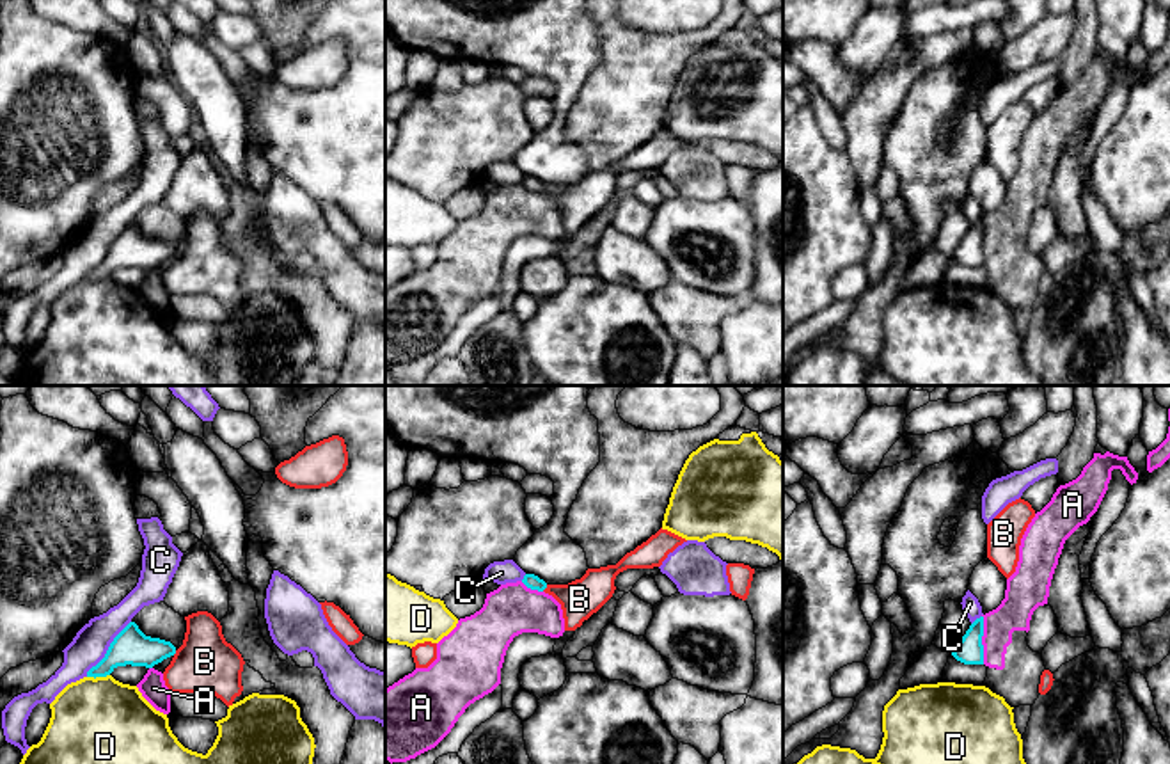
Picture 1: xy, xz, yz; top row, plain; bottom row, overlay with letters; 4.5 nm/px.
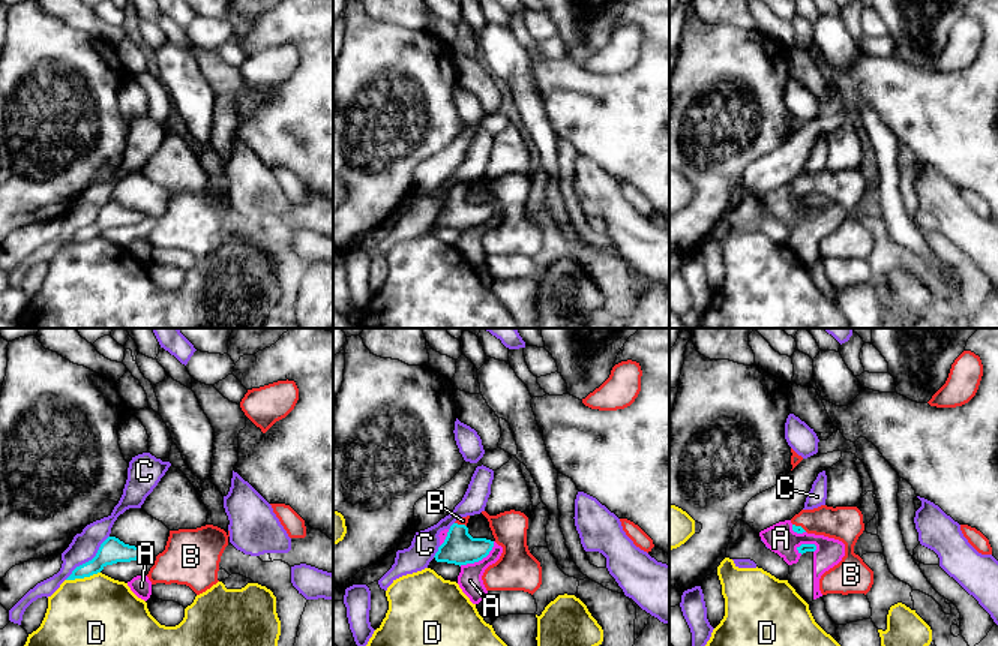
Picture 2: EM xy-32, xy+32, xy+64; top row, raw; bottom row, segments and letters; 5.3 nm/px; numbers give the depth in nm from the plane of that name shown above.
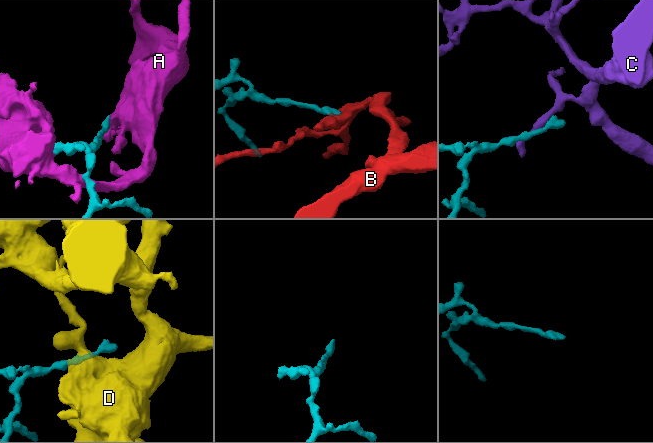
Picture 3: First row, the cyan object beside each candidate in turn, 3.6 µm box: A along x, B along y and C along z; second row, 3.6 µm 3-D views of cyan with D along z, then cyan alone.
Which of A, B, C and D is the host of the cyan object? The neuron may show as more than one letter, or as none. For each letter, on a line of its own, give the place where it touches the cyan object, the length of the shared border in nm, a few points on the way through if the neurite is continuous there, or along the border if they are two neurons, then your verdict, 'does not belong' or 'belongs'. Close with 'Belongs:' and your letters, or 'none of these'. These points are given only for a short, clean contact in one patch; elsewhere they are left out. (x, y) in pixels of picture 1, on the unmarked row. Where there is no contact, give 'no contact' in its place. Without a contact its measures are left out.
A: meets cyan in yz at (980, 242); contact 220 nm long; does not belong
B: meets cyan in xz at (544, 190); contact 40 nm long; runs through xz (531, 183), (544, 190), (579, 201); belongs
C: meets cyan in xy at (109, 251); contact 320 nm long; does not belong
D: meets cyan in xy at (98, 278); contact 110 nm long; does not belong
Belongs: B

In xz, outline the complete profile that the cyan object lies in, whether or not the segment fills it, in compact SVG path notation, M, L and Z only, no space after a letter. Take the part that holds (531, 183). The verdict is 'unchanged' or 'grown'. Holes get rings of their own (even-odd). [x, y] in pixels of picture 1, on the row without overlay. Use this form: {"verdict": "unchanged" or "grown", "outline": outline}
{"verdict": "grown", "outline": "M660 130L616 167L588 171L581 181L568 187L547 187L534 176L526 176L522 185L531 192L552 197L561 206L565 233L575 233L613 199L614 181L620 174L660 169L668 156L684 144L687 142Z"}

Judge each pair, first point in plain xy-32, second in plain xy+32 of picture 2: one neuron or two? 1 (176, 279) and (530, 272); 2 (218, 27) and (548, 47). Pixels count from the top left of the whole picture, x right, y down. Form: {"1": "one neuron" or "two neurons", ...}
{"1": "two neurons", "2": "two neurons"}

